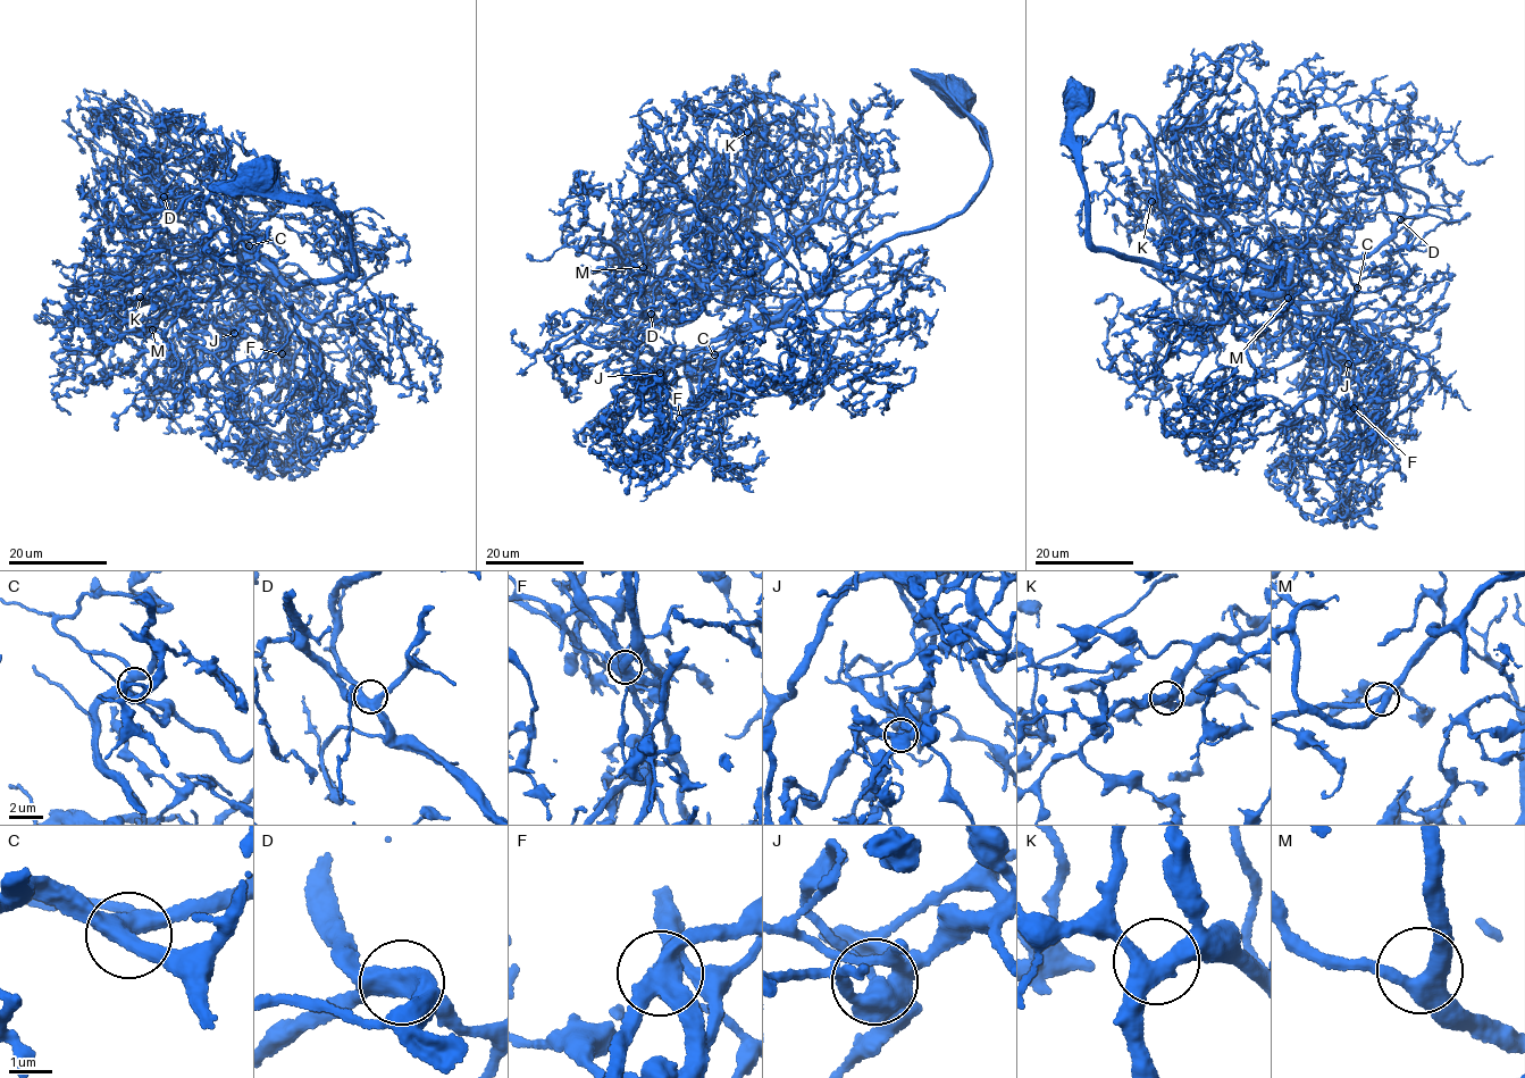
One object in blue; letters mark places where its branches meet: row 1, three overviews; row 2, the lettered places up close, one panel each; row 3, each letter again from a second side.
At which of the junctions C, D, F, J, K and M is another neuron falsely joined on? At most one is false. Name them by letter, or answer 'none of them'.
F

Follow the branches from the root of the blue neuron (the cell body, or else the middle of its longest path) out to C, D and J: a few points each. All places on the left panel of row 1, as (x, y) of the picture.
C: (257, 173), (336, 212), (355, 270), (290, 289), (249, 258), (252, 284), (239, 261), (249, 245)
D: (257, 173), (336, 212), (355, 270), (290, 289), (237, 251), (225, 231), (204, 241), (164, 197)
J: (257, 173), (336, 212), (355, 270), (290, 289), (249, 258), (245, 269), (270, 298), (235, 320), (234, 333)

